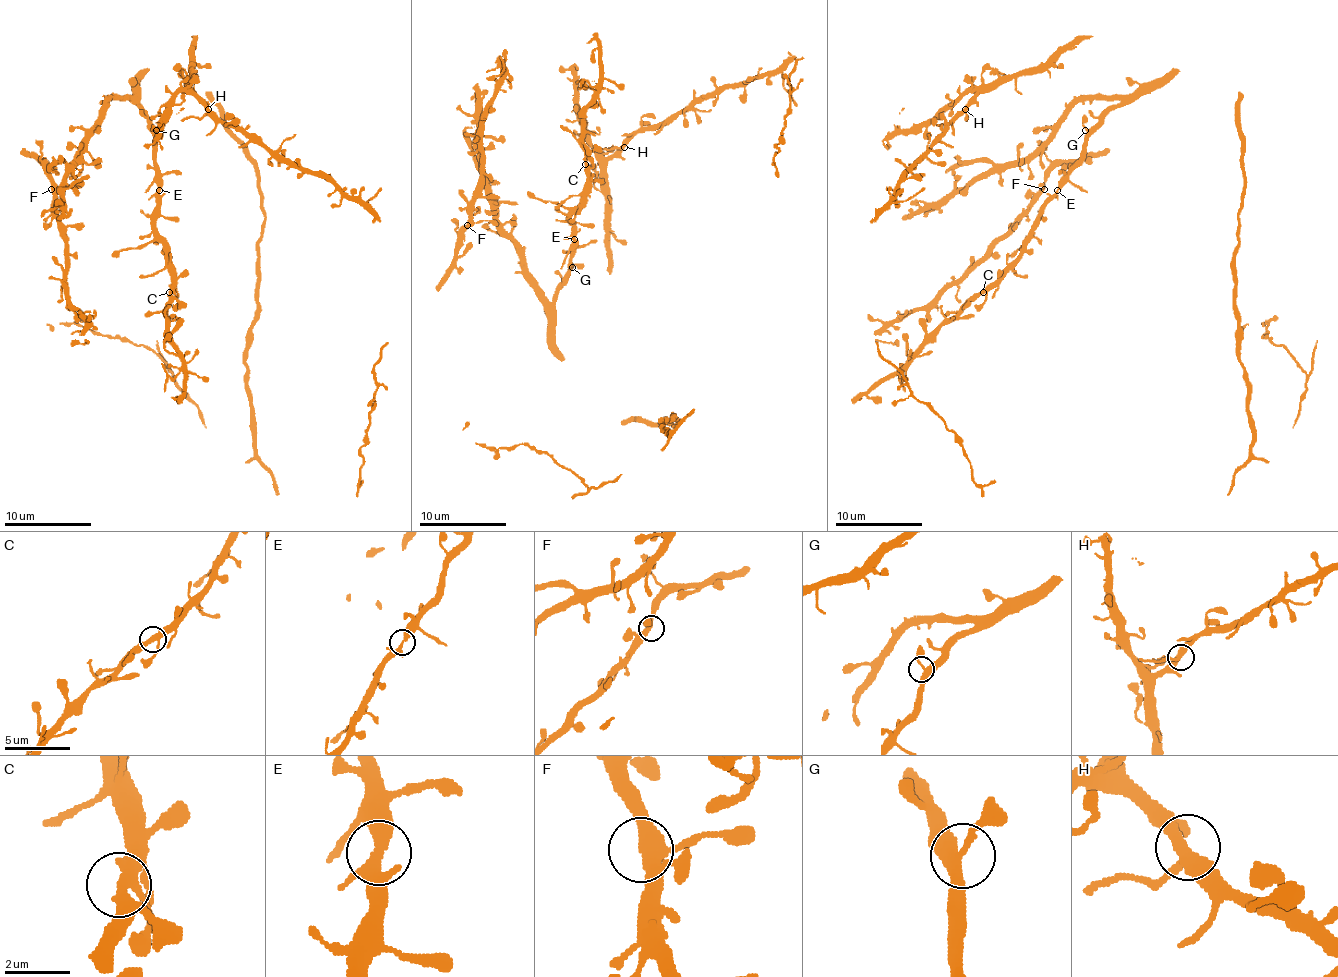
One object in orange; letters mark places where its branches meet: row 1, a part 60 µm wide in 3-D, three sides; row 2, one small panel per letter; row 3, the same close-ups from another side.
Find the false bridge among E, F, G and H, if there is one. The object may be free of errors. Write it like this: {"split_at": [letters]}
{"split_at": []}

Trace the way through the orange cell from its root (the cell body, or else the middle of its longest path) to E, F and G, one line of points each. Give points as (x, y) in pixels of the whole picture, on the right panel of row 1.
E: (1150, 82), (1137, 87), (1103, 119), (1103, 124), (1087, 139), (1085, 159), (1057, 189)
F: (1150, 82), (1127, 95), (1092, 95), (1081, 100), (1059, 124), (1055, 137), (1028, 163), (1031, 176), (1044, 189)
G: (1150, 82), (1137, 87), (1085, 130)

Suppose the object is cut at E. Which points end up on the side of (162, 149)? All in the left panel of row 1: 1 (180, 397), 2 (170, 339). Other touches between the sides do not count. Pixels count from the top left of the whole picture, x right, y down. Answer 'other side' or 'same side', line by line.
1: other side
2: other side

